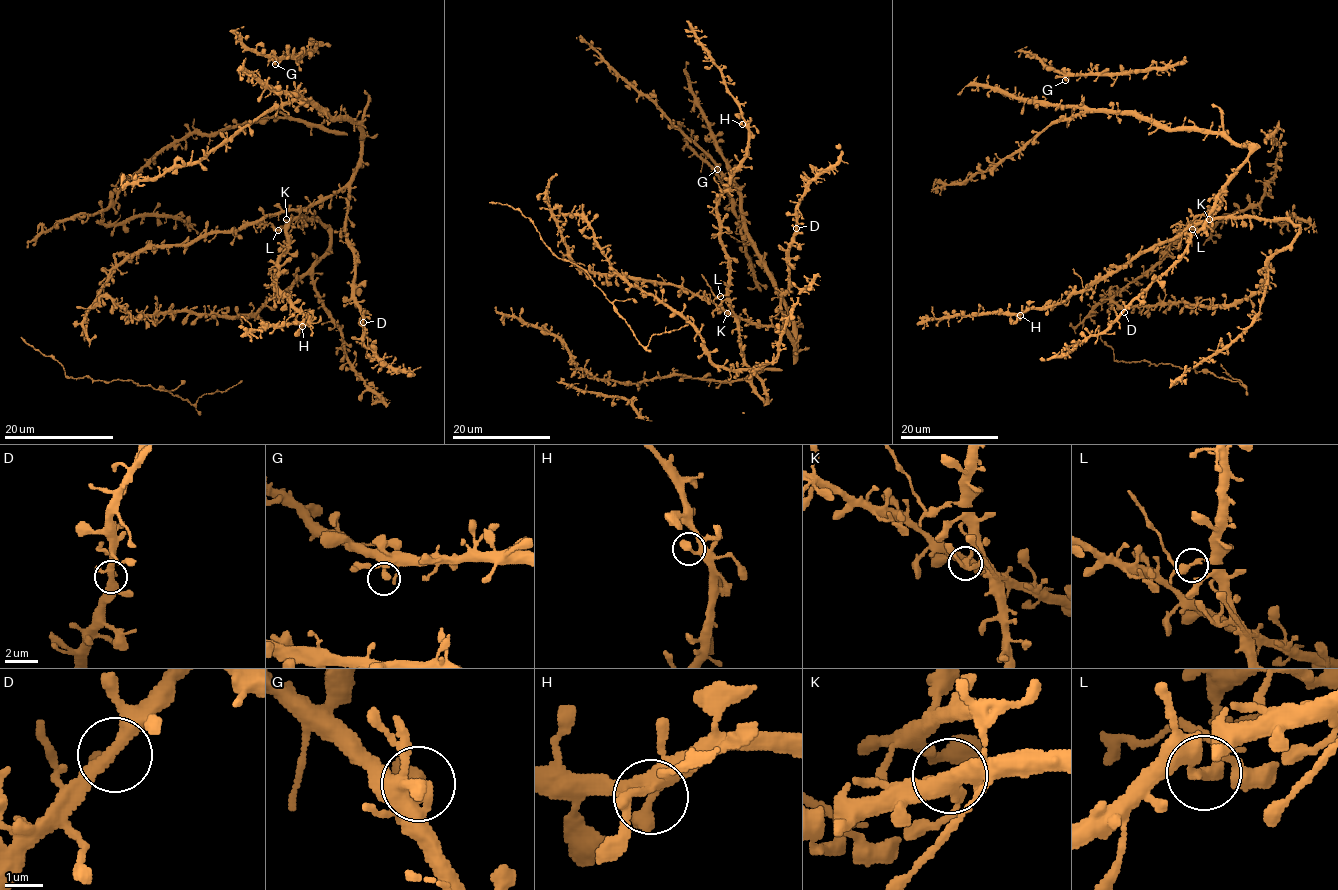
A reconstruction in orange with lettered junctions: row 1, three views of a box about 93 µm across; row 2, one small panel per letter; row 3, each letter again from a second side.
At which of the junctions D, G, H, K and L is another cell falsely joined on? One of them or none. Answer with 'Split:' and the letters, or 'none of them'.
Split: L

